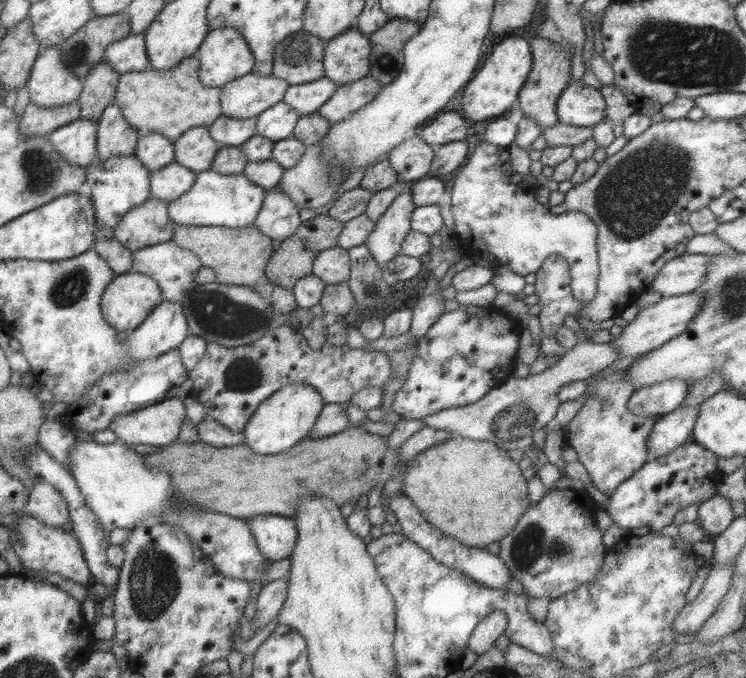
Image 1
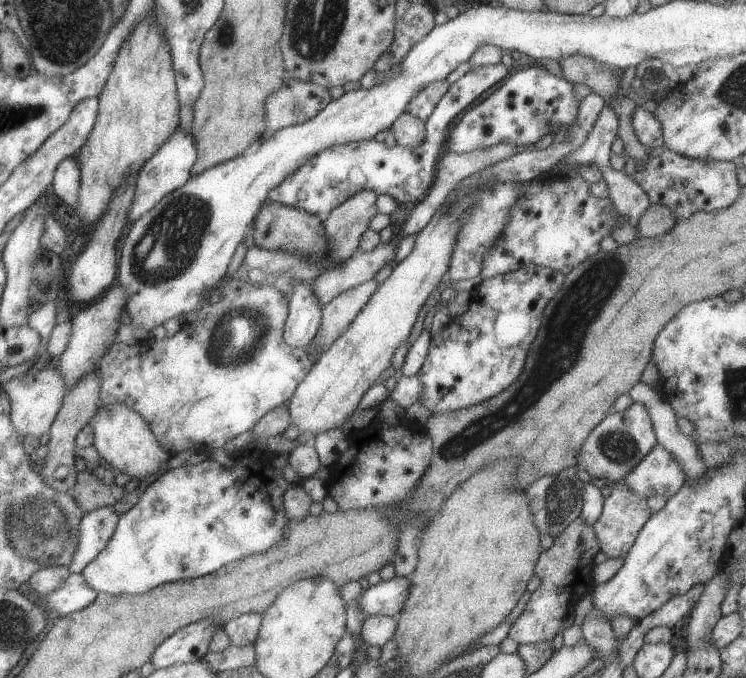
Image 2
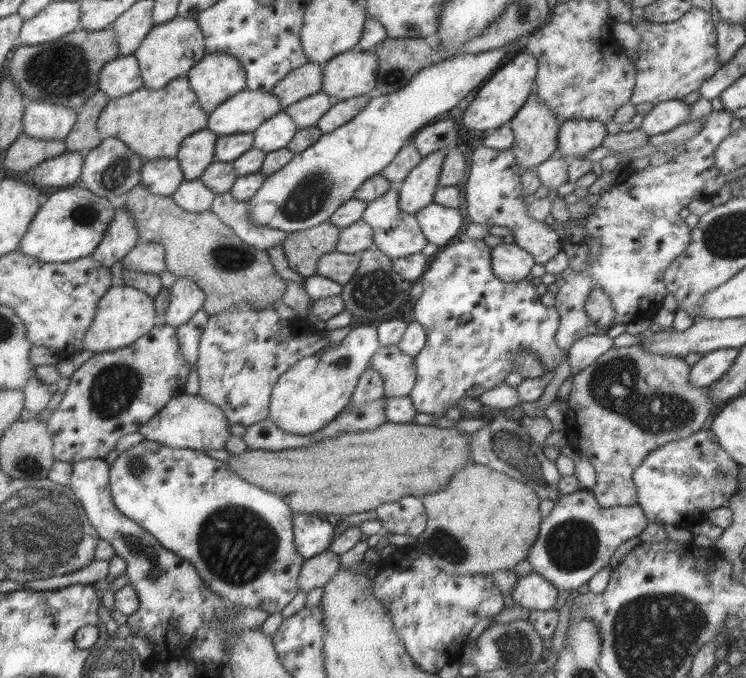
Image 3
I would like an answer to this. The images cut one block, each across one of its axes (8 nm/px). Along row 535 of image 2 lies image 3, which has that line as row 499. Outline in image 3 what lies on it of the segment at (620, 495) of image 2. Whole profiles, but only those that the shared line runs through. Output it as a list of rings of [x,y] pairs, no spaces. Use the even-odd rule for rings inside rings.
[[[639,344],[627,347],[613,345],[581,372],[573,375],[571,390],[566,399],[567,444],[591,462],[596,482],[589,490],[599,506],[609,508],[636,504],[632,473],[641,465],[644,456],[669,442],[686,438],[707,427],[708,420],[716,410],[705,387],[689,385],[689,368],[683,357],[649,353]]]

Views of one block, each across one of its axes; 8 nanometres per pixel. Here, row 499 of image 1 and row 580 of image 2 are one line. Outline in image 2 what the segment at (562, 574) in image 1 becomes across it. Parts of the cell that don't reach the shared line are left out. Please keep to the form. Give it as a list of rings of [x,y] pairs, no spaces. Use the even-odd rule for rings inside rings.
[[[581,516],[567,524],[567,528],[555,536],[553,544],[539,553],[533,576],[540,580],[540,584],[530,594],[522,612],[509,624],[507,638],[518,645],[537,644],[550,642],[555,634],[562,632],[562,623],[573,610],[574,603],[590,594],[594,588],[591,571],[594,567],[593,557],[599,550],[591,524],[585,524]]]

